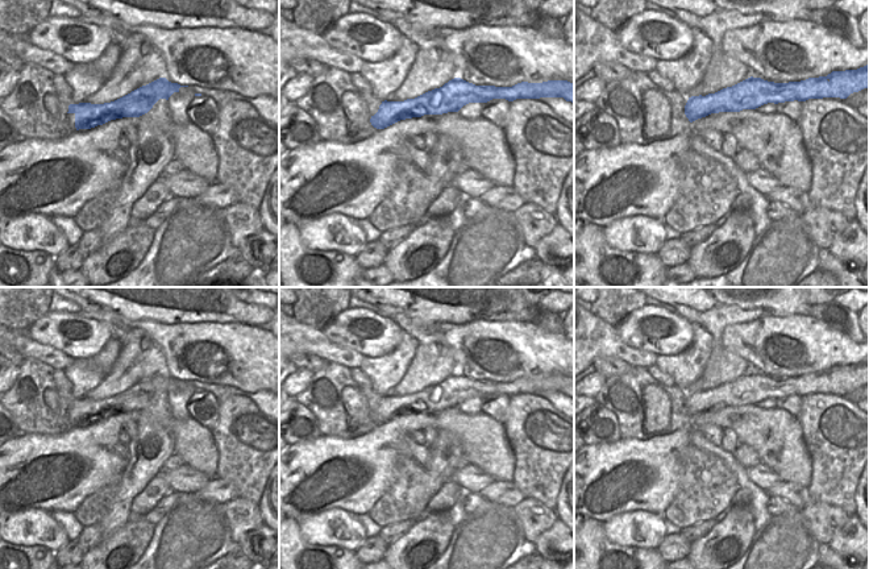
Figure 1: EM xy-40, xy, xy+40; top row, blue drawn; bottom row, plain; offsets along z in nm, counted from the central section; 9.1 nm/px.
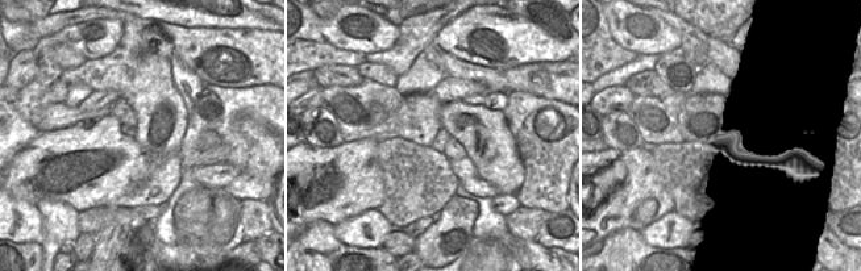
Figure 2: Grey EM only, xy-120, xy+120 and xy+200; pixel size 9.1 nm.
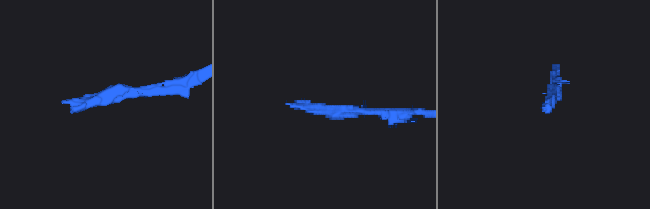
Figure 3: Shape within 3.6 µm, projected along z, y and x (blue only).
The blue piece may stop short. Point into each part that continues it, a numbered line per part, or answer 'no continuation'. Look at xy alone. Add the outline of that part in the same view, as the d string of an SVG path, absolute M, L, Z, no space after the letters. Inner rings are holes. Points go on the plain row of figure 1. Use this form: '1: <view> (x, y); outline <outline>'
no continuation

